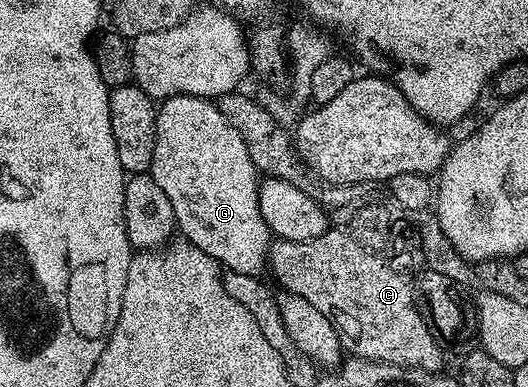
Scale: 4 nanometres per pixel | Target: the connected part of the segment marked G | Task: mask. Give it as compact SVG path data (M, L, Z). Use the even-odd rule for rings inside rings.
M175 94L160 103L151 175L171 202L176 229L184 241L207 252L226 271L260 275L266 269L271 235L259 212L259 174L253 169L253 155L243 144L243 136L227 124L216 101L196 94Z

